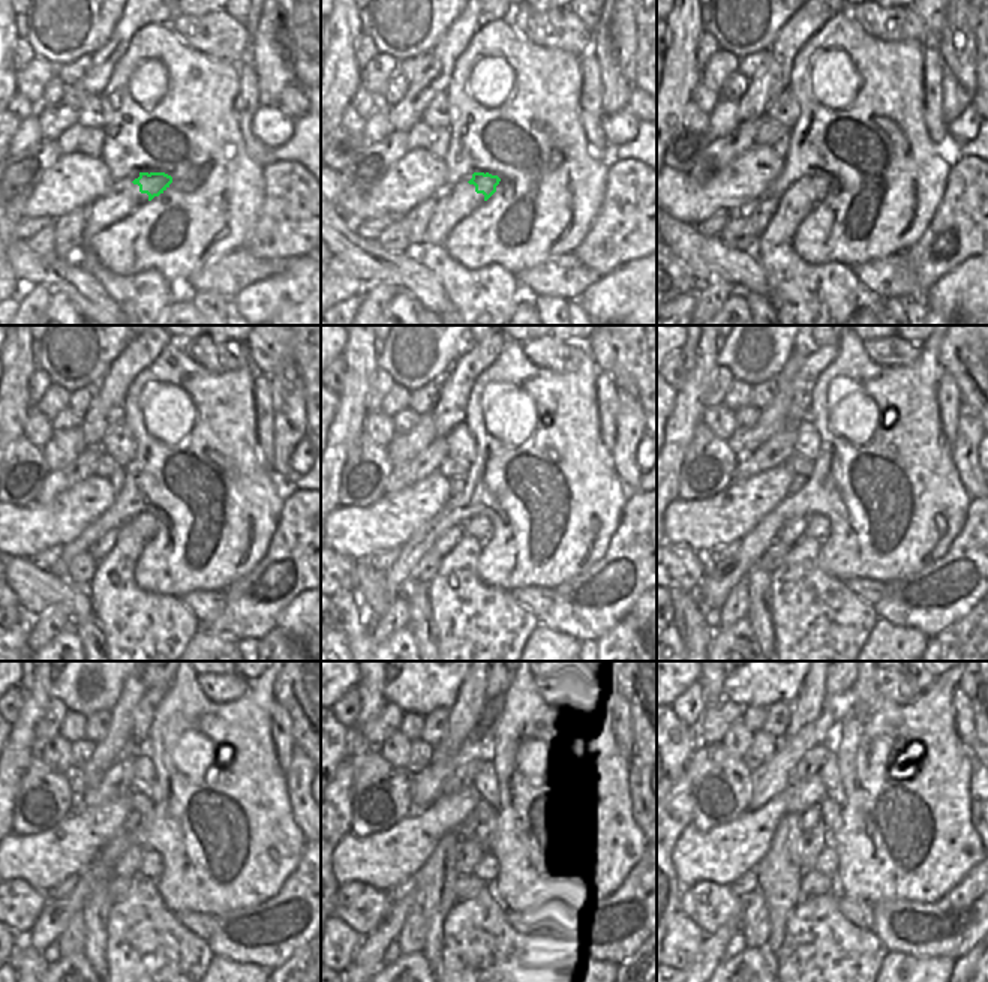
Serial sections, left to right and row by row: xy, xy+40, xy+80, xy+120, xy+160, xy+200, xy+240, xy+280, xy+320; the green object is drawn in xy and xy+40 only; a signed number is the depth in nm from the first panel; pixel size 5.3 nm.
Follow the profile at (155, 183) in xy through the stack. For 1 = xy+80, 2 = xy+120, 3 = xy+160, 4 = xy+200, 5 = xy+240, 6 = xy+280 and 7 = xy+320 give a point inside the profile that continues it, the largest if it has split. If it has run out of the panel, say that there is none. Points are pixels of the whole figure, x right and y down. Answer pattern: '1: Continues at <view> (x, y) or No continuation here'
1: Continues at xy+80 (820, 183)
2: Continues at xy+120 (147, 522)
3: Continues at xy+160 (480, 526)
4: Continues at xy+200 (817, 526)
5: Continues at xy+240 (152, 865)
6: Continues at xy+280 (488, 867)
7: Continues at xy+320 (826, 862).

